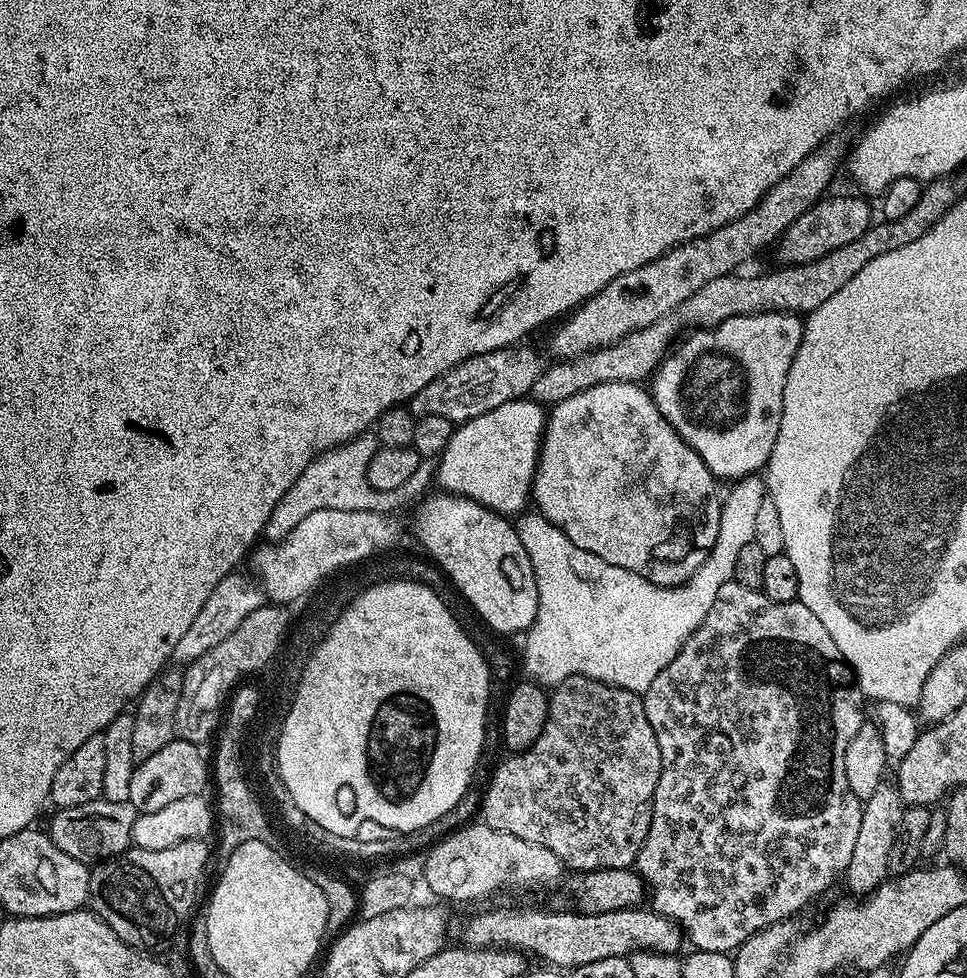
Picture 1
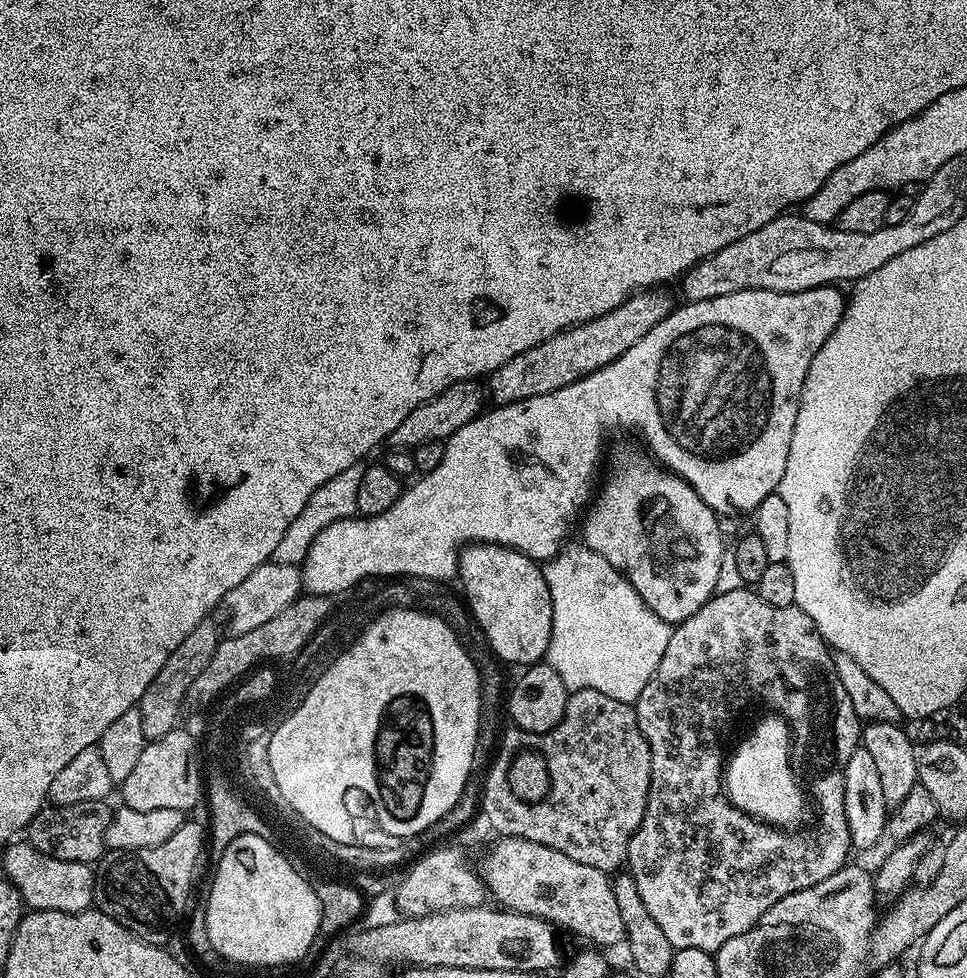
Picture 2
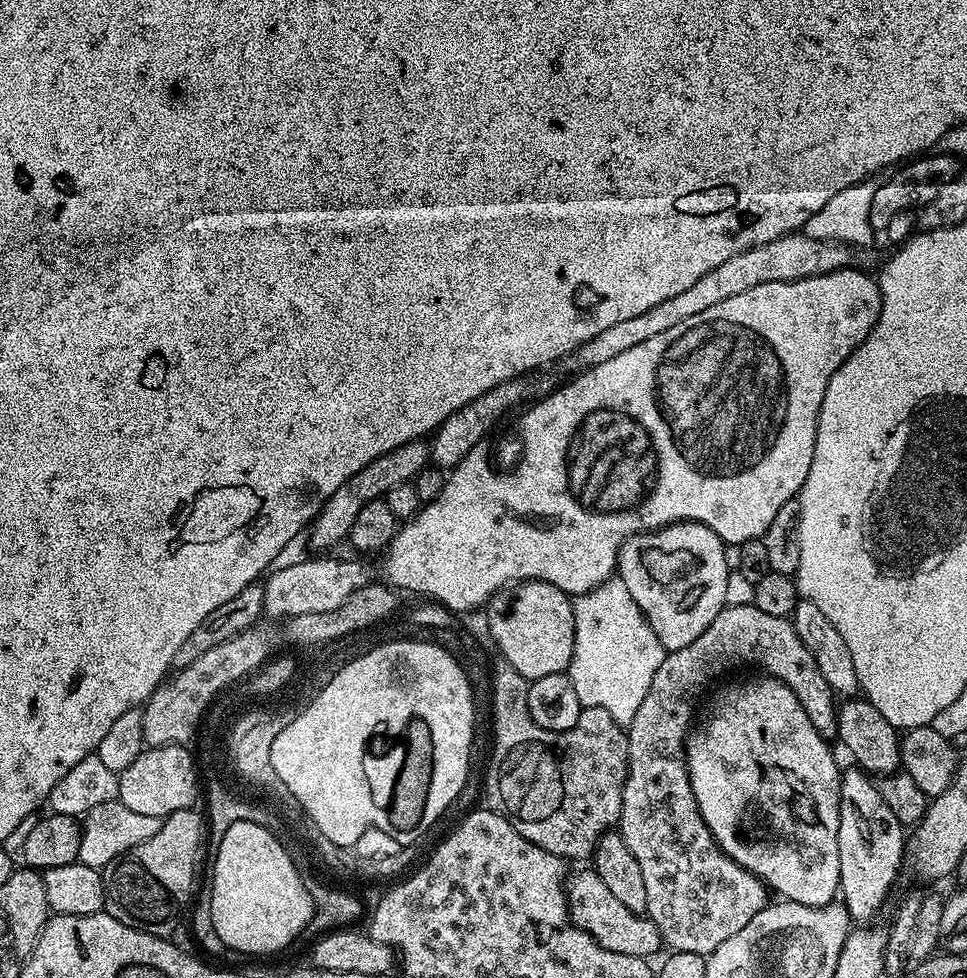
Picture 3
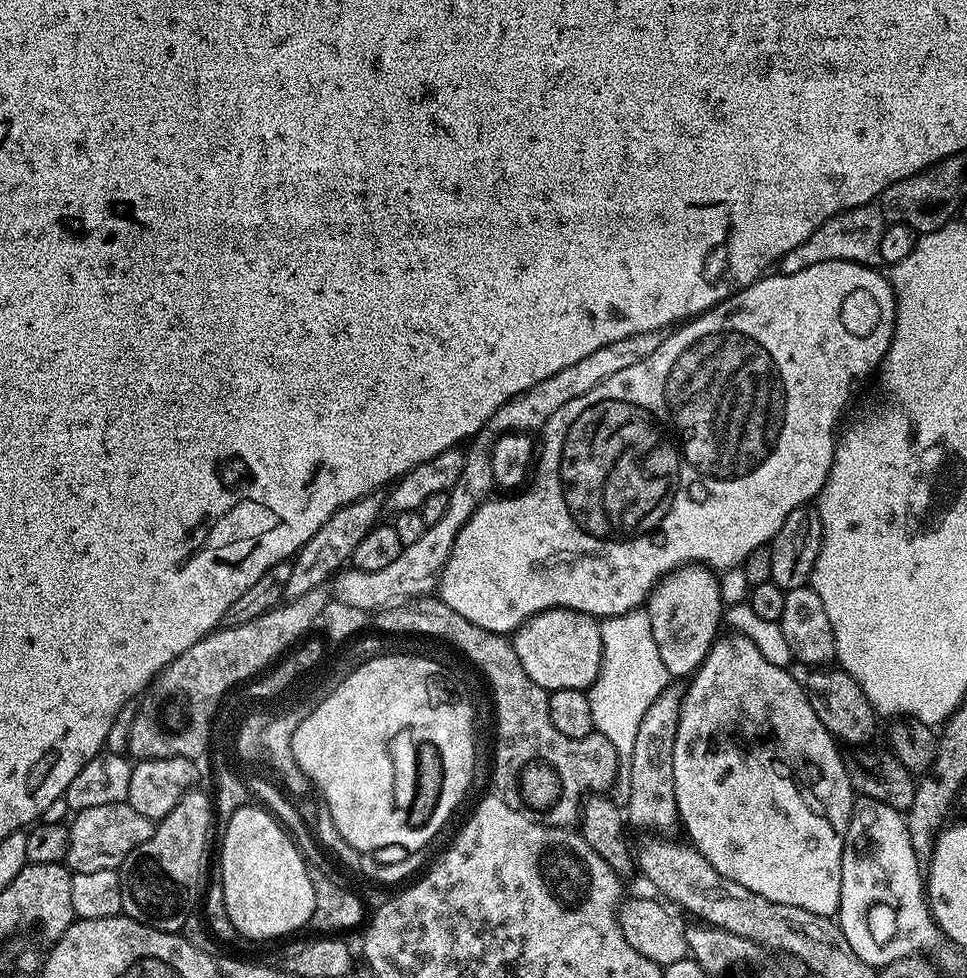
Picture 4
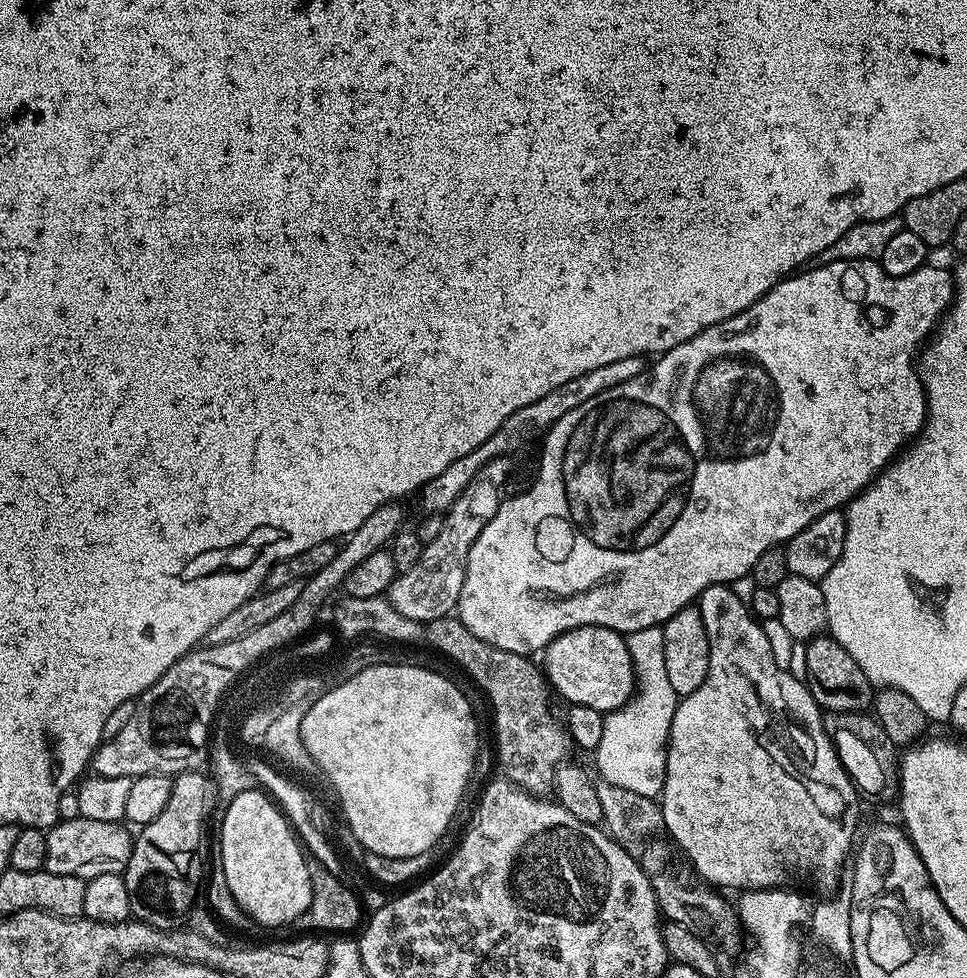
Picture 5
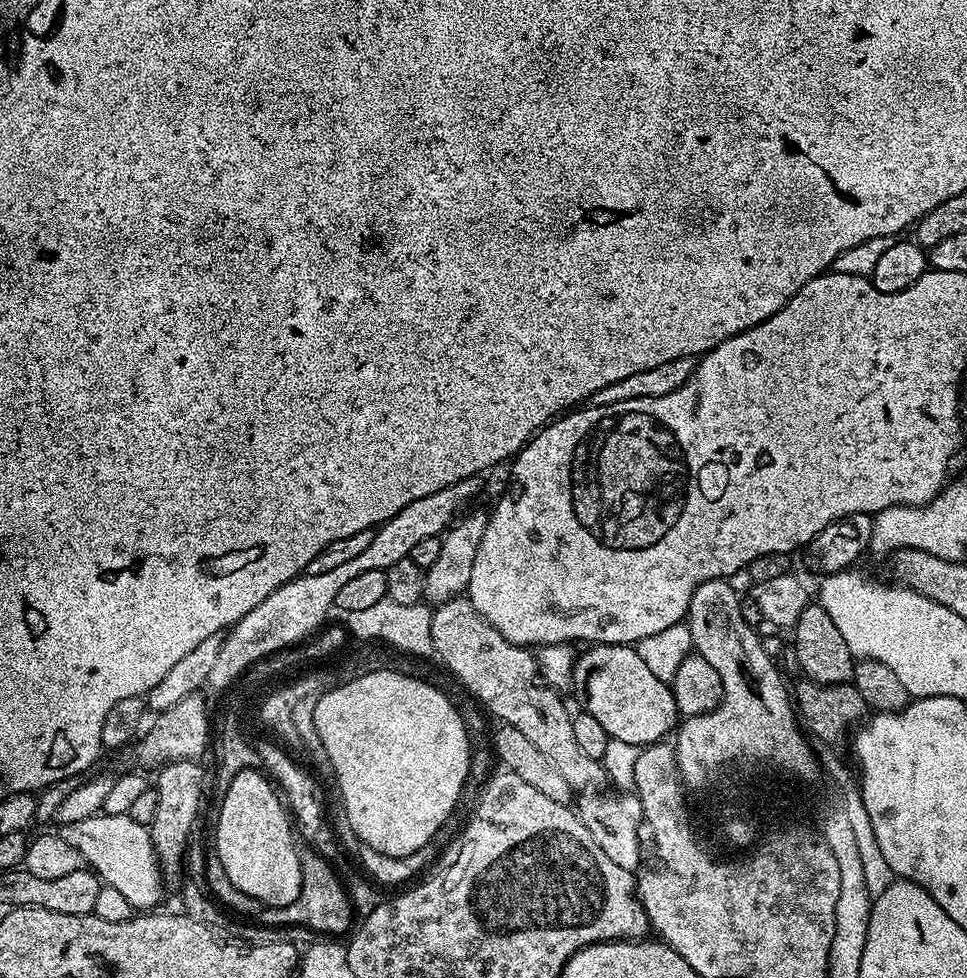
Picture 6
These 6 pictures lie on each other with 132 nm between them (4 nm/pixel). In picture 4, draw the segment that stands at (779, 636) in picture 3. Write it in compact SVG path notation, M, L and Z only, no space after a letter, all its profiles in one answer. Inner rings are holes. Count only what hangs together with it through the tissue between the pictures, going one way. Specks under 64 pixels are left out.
M675 686L665 688L654 700L654 706L646 710L642 723L638 726L638 735L634 738L634 750L627 763L626 776L628 781L628 799L626 801L626 820L629 825L640 830L651 830L656 834L672 834L680 824L680 815L674 794L674 738L678 734L680 721L681 689ZM629 768L629 770L628 770ZM628 807L628 808L627 808ZM648 828L653 828L648 829ZM656 831L656 832L655 832Z

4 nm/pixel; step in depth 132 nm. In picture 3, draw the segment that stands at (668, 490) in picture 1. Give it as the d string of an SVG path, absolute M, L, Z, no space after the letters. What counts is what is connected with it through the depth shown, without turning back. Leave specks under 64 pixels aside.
M691 522L665 524L654 532L639 532L620 547L618 578L626 586L626 590L630 590L630 598L636 600L644 619L652 625L665 653L677 652L684 646L690 646L690 642L698 638L710 622L714 622L718 611L716 598L726 594L724 551L726 545L716 537L714 530L702 528L699 524Z

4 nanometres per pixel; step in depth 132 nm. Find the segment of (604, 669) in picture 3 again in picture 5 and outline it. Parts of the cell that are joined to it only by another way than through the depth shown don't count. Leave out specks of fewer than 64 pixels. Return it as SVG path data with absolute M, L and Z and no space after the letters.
M663 627L647 628L627 637L632 668L636 671L634 695L621 708L604 717L602 742L594 749L599 779L653 798L664 790L664 769L668 763L668 735L676 713L676 688L668 681L668 663L664 657Z

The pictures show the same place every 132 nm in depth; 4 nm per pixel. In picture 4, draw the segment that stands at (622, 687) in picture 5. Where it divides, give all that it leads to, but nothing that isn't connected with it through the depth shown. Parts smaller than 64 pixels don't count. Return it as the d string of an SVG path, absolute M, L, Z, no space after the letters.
M551 608L532 616L511 637L518 662L538 686L547 692L558 690L585 691L592 687L602 666L600 620L578 610Z

